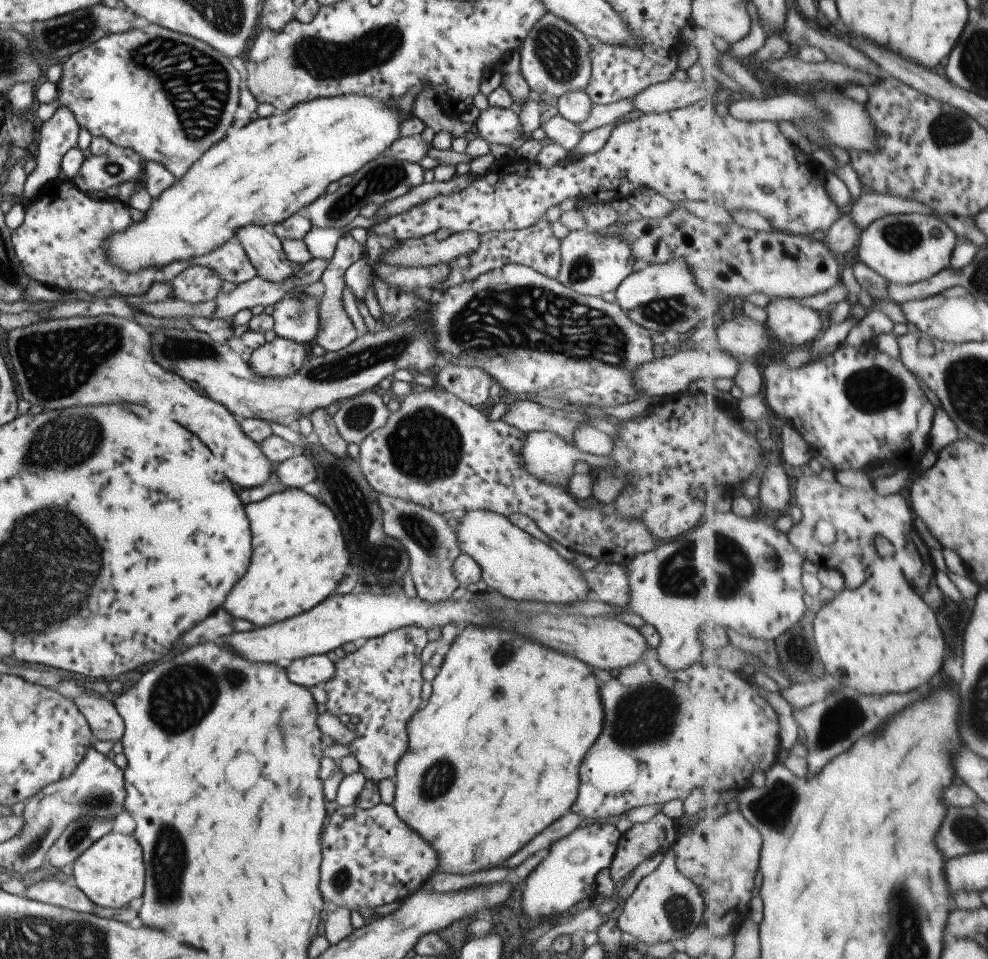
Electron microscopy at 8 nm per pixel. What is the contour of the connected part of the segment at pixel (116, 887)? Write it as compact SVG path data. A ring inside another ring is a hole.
M107 833L89 845L73 861L72 877L77 887L95 906L121 908L139 898L144 889L142 850L133 836Z

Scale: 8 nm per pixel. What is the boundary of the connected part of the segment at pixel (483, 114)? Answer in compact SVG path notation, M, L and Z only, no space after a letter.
M491 105L479 111L474 122L477 135L488 144L506 144L509 146L522 134L517 113L512 109L497 108Z

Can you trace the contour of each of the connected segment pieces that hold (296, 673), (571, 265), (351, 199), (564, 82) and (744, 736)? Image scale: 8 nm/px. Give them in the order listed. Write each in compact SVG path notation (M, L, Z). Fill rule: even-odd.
M324 654L309 655L299 660L293 660L285 674L291 682L299 686L311 688L311 686L323 686L334 673L334 664Z
M577 229L559 239L558 245L560 263L555 279L570 291L582 295L600 297L605 292L613 292L637 268L630 244L625 239L607 233Z
M387 154L377 156L377 158L365 163L359 170L352 174L352 180L329 194L323 193L307 208L309 214L308 221L311 227L316 229L333 228L345 229L351 226L352 220L358 216L359 209L366 204L375 204L381 207L383 204L407 194L409 190L423 183L423 169L416 163L393 159Z
M545 13L528 30L518 48L519 72L530 90L544 98L551 95L556 99L571 91L583 91L590 77L586 36L565 19Z
M654 649L645 651L644 657L638 662L619 671L619 676L613 678L609 684L601 686L601 704L603 704L603 730L595 744L591 746L591 754L585 754L585 760L579 766L579 790L573 802L573 808L567 812L574 813L587 820L601 820L609 816L625 815L625 812L636 806L649 804L665 804L673 799L683 800L693 789L698 791L715 790L721 794L731 794L751 786L751 774L757 769L765 773L777 762L779 746L779 718L777 712L771 708L771 704L761 698L761 694L748 684L746 678L741 678L738 671L725 669L724 667L702 667L699 662L689 668L673 671L667 670L657 660Z

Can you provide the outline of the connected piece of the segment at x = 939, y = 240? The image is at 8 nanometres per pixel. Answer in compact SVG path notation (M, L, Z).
M921 213L887 215L877 219L862 232L861 240L858 244L858 256L866 265L881 273L881 276L884 276L889 284L912 285L913 283L931 279L937 273L948 269L952 263L952 256L958 243L956 232L939 217Z

